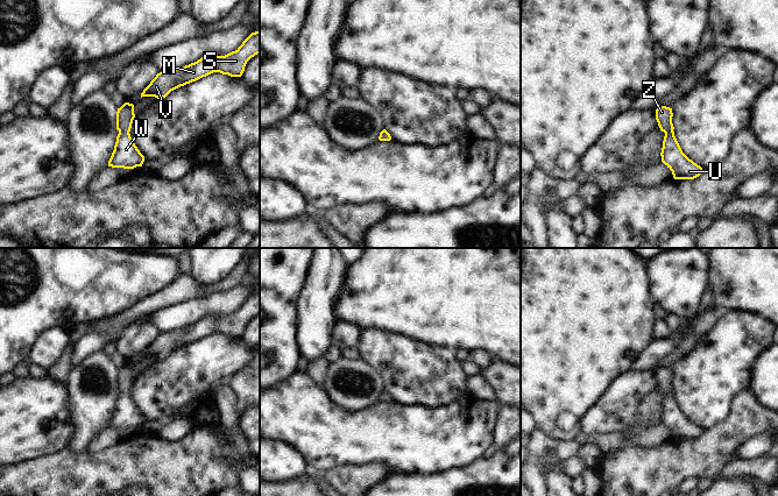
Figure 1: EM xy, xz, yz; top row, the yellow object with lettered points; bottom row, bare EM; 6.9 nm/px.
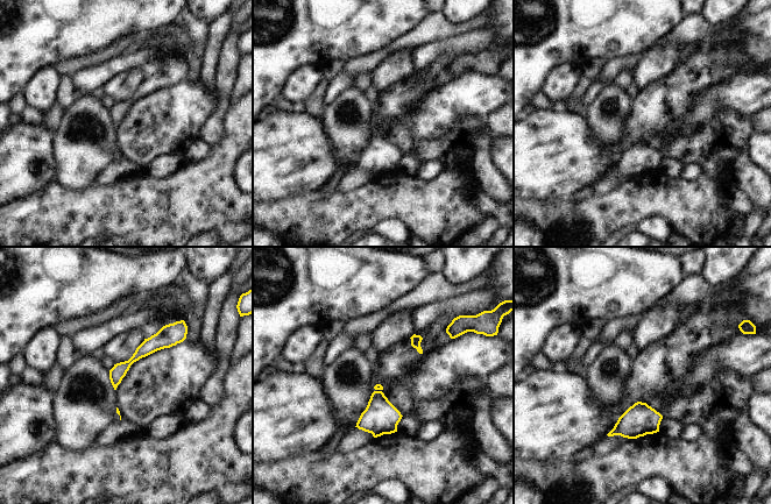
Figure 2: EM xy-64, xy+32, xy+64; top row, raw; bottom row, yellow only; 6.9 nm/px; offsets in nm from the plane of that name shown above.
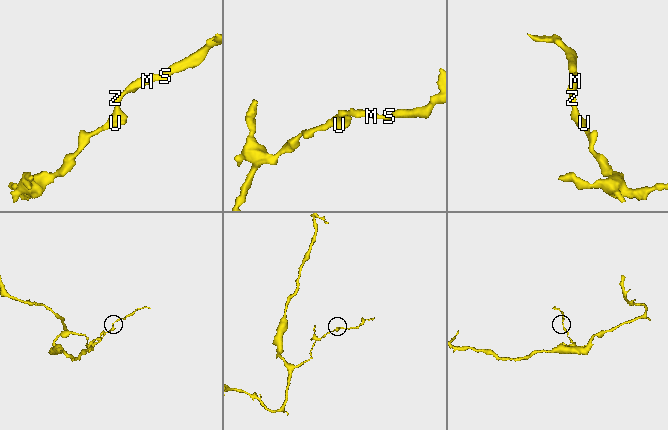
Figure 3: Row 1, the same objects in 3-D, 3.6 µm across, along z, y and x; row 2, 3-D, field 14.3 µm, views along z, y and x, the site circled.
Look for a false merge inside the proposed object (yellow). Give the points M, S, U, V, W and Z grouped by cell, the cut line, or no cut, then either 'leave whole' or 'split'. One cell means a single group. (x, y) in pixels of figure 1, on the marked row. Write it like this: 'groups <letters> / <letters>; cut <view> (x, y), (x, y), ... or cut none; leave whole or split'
groups M S U V W Z; cut none; leave whole

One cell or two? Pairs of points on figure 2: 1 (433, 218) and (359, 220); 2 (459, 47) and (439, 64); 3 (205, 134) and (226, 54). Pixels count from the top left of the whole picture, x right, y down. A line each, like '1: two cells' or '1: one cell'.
1: one cell
2: two cells
3: one cell

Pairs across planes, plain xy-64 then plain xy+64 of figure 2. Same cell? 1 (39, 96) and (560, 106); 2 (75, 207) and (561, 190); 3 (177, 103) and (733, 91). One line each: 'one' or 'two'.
1: two
2: two
3: one

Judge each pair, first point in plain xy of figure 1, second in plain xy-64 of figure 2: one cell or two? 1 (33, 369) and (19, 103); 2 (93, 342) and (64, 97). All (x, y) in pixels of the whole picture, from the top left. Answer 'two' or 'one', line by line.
1: two
2: two

